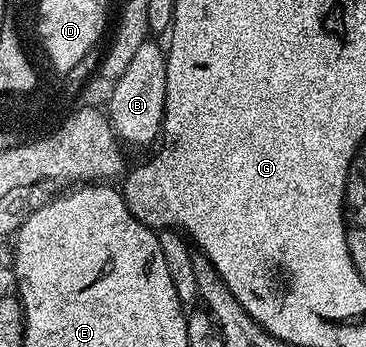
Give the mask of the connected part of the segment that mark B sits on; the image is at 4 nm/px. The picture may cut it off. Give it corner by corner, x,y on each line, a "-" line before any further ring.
150,38
135,50
127,70
118,80
112,81
113,93
109,96
107,115
109,125
122,145
130,144
133,148
145,148
153,139
162,135
161,123
165,117
165,99
167,98
167,62
166,49
161,48

